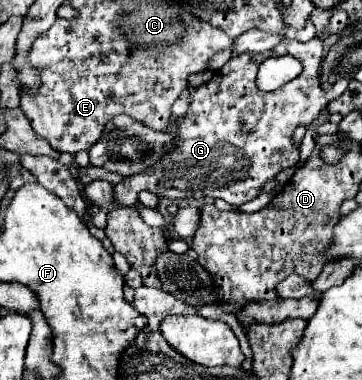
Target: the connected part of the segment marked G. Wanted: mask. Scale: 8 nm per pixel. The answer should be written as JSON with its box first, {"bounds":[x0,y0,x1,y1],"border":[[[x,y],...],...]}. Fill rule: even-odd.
{"bounds":[114,38,328,206],"border":[[[284,38],[274,50],[268,52],[238,54],[228,60],[212,80],[190,92],[190,106],[184,118],[178,120],[174,148],[164,160],[158,160],[158,168],[126,176],[114,186],[114,200],[120,206],[138,206],[138,194],[142,190],[154,192],[164,198],[222,198],[232,206],[242,206],[254,200],[264,182],[272,180],[280,170],[298,164],[298,146],[294,142],[294,130],[302,122],[312,122],[326,108],[328,98],[320,86],[318,76],[298,76],[274,92],[262,92],[256,86],[258,66],[272,56],[290,54],[298,58],[306,72],[318,74],[324,56],[322,42],[312,38],[308,42]]]}

